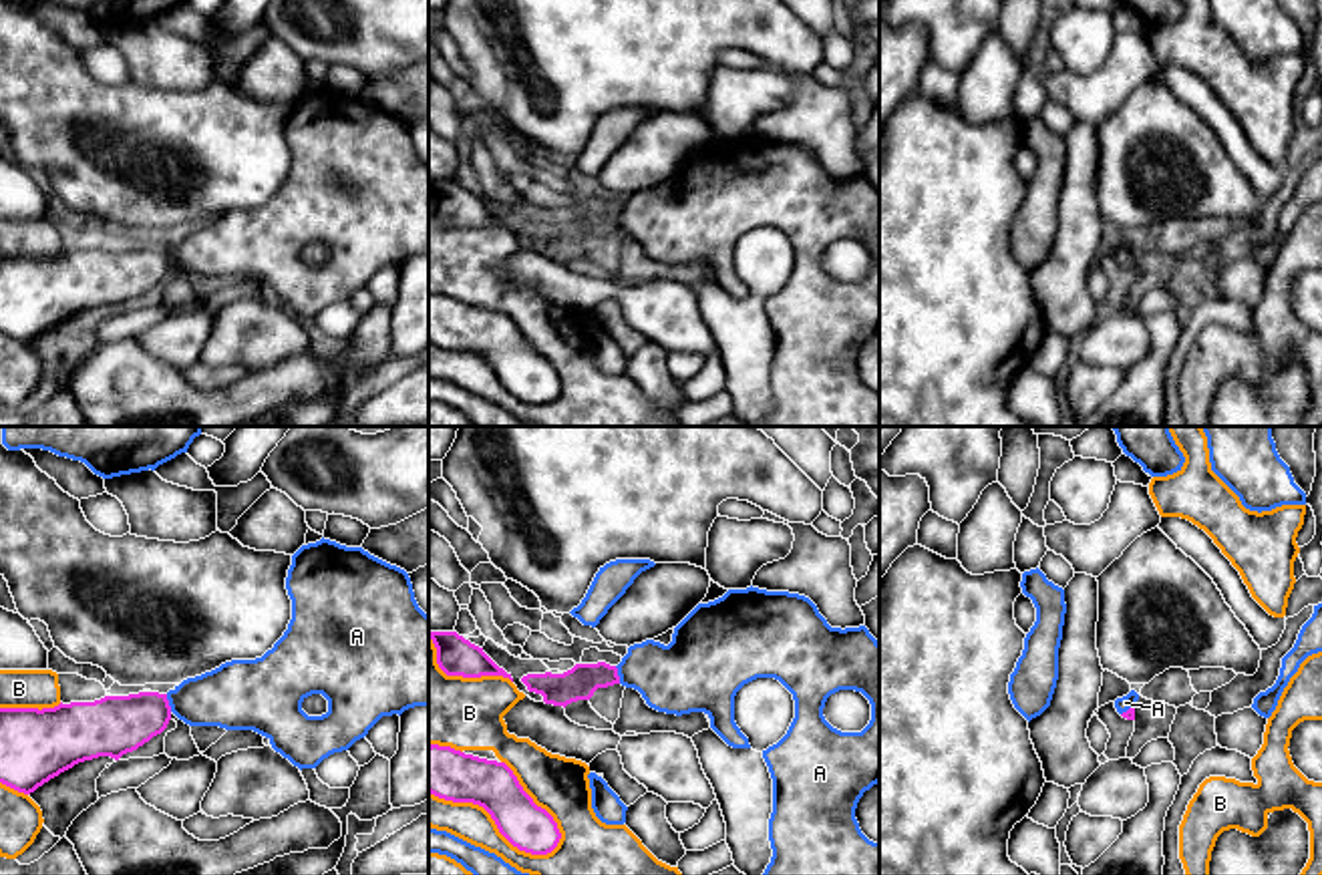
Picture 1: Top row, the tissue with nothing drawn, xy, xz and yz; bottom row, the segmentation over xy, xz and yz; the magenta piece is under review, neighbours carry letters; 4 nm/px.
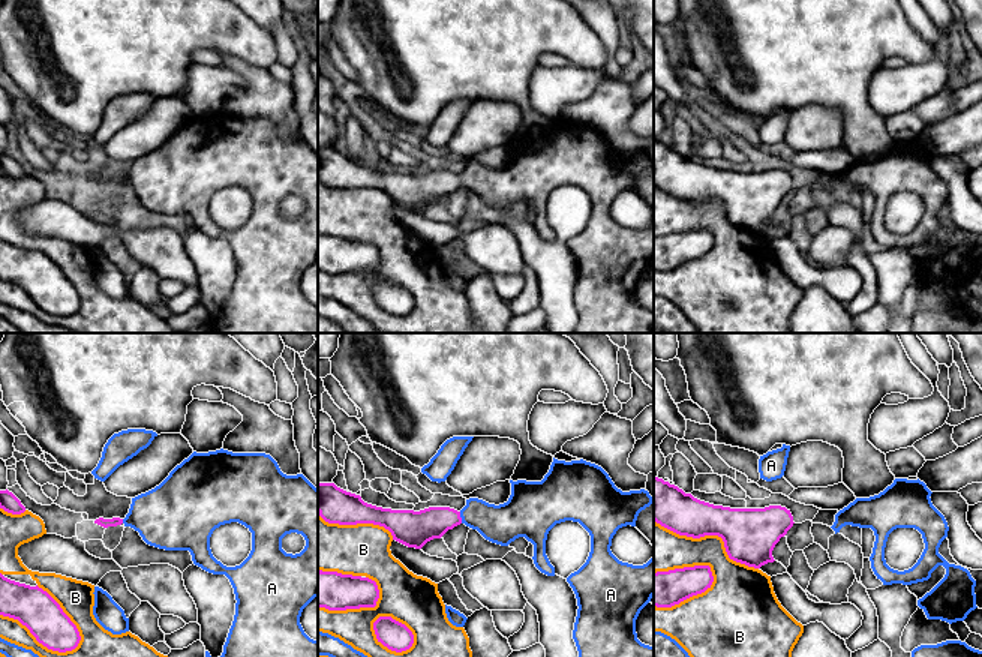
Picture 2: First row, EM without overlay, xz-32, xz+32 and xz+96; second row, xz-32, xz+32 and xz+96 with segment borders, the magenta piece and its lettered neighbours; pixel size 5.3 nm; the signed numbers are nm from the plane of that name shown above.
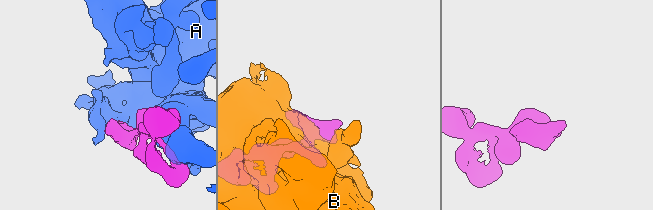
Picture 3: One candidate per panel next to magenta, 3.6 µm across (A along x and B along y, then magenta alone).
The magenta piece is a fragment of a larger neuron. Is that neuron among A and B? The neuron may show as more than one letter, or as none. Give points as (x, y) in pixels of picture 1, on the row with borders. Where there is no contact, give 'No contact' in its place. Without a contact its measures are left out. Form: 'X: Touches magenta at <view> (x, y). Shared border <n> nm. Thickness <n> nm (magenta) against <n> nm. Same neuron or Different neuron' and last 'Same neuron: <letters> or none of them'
A: Touches magenta at xy (168, 703). Shared border 80 nm. Thickness 240 nm (magenta) against 260 nm. Same neuron
B: Touches magenta at xz (496, 823). Shared border 550 nm. Thickness 200 nm (magenta) against 160 nm. Different neuron
Same neuron: A

